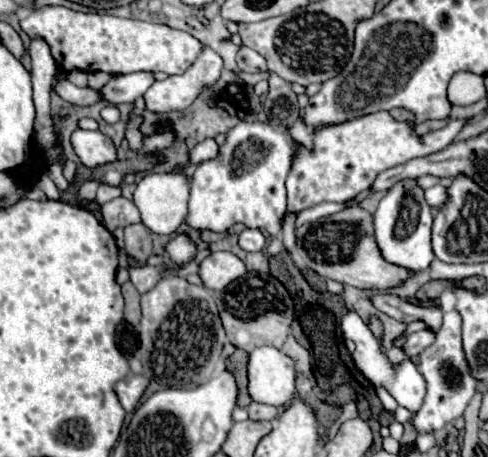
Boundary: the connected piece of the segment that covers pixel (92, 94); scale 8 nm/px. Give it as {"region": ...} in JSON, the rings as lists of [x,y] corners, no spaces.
{"region":[[[59,78],[57,80],[55,92],[63,100],[67,100],[71,104],[77,104],[77,106],[91,106],[91,104],[97,104],[101,100],[101,92],[91,90],[91,88],[77,88],[67,78]]]}

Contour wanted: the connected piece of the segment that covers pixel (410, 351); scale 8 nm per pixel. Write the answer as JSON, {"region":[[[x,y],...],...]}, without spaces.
{"region":[[[419,330],[411,336],[407,336],[405,346],[401,348],[407,356],[419,356],[427,346],[431,346],[435,342],[435,334],[431,330]]]}

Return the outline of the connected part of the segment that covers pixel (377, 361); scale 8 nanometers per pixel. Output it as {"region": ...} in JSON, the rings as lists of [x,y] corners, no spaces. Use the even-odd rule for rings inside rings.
{"region":[[[349,312],[347,316],[343,316],[343,322],[341,322],[341,330],[345,334],[345,338],[353,340],[355,342],[355,352],[353,352],[353,360],[357,364],[357,368],[365,374],[365,378],[373,384],[373,386],[383,386],[395,400],[399,406],[411,410],[411,412],[417,412],[423,404],[423,398],[425,398],[425,380],[421,376],[421,372],[417,370],[417,366],[405,358],[401,364],[393,366],[387,358],[387,354],[381,350],[377,338],[373,336],[373,332],[363,324],[363,320],[357,316],[357,312]]]}

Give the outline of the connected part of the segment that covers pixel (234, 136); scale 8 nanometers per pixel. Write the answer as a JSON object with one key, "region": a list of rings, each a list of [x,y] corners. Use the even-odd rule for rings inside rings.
{"region":[[[243,122],[231,128],[225,134],[225,144],[219,146],[219,156],[207,162],[201,162],[191,176],[191,200],[187,224],[195,230],[211,230],[211,232],[227,232],[233,224],[245,224],[247,228],[265,228],[271,236],[281,232],[281,218],[287,206],[285,178],[291,170],[295,154],[295,140],[285,130],[275,130],[263,122]]]}

